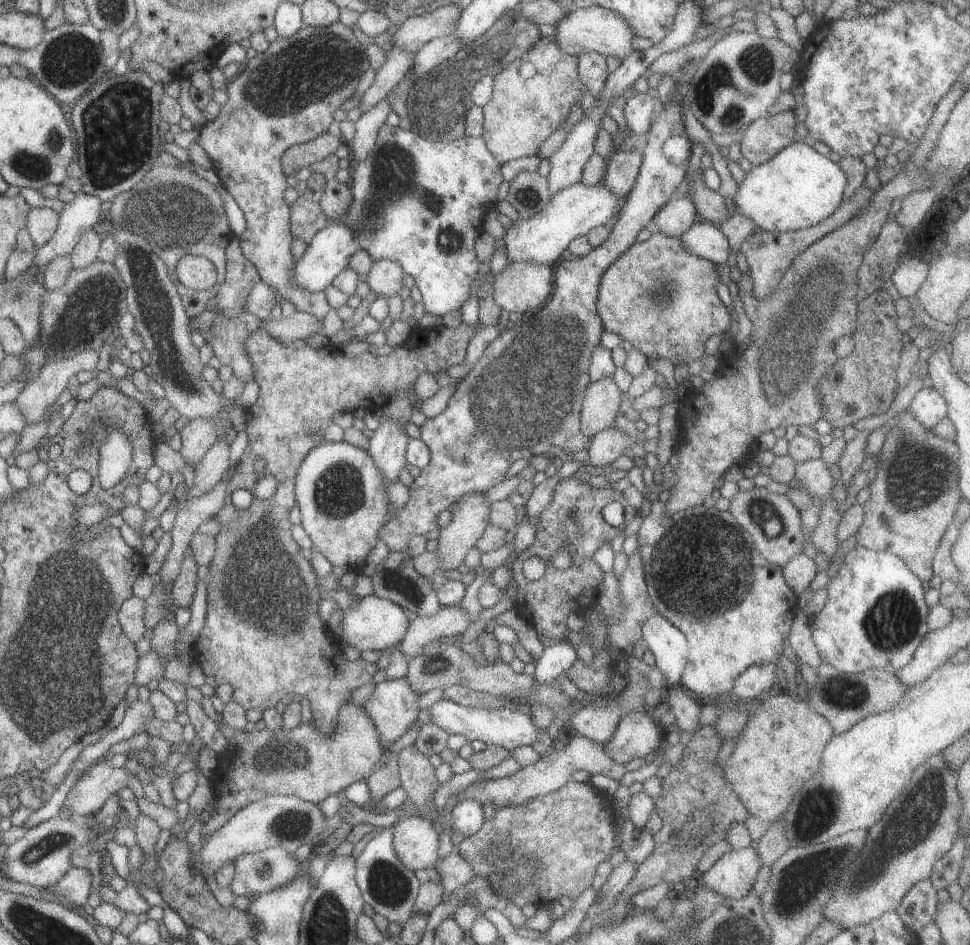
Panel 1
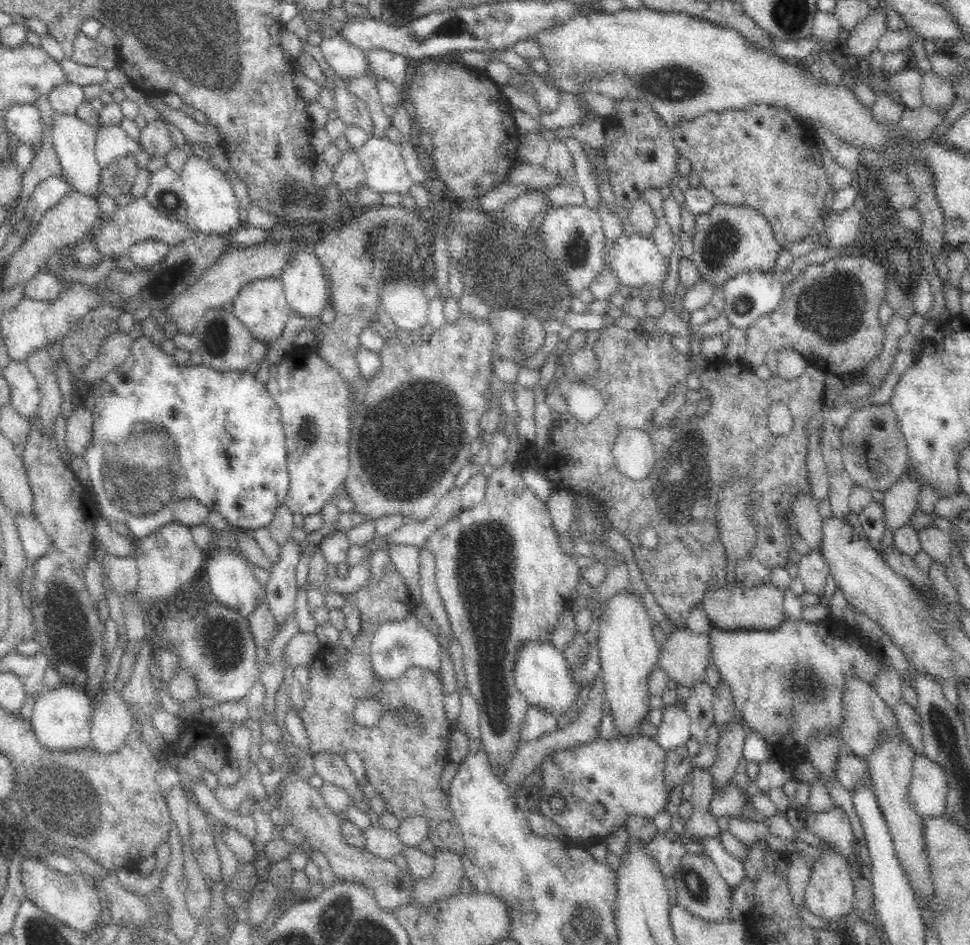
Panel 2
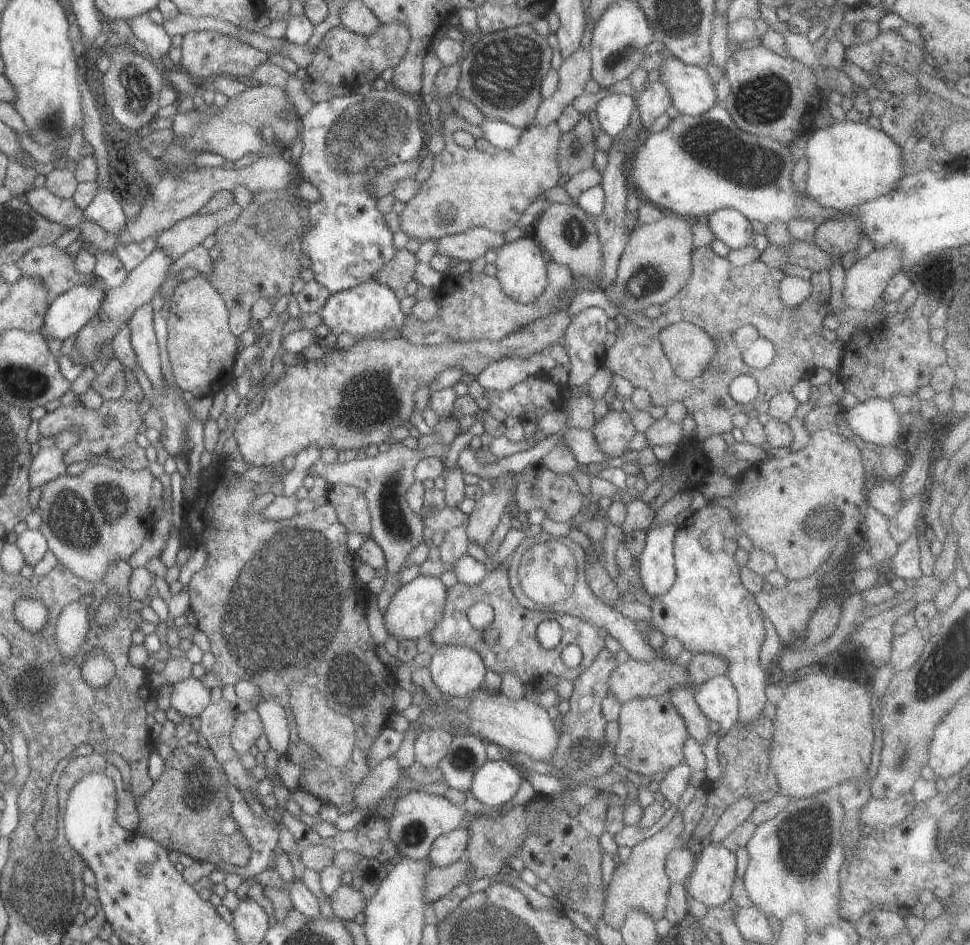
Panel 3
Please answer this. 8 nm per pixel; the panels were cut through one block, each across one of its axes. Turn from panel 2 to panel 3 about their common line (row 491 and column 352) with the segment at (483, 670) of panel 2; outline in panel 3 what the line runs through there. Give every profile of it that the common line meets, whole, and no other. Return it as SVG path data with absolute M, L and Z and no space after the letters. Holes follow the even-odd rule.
M336 483L326 485L326 503L336 513L337 521L347 532L367 535L370 532L370 519L363 494L350 485Z

